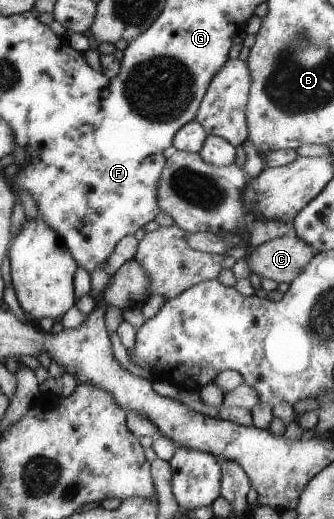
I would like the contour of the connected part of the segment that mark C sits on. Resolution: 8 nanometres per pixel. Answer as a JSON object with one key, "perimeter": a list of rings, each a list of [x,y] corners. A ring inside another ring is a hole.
{"perimeter":[[[295,235],[273,238],[259,246],[255,246],[245,259],[249,264],[251,273],[257,274],[260,279],[270,279],[277,283],[290,284],[292,279],[296,278],[303,266],[314,255],[315,252],[312,247]]]}

